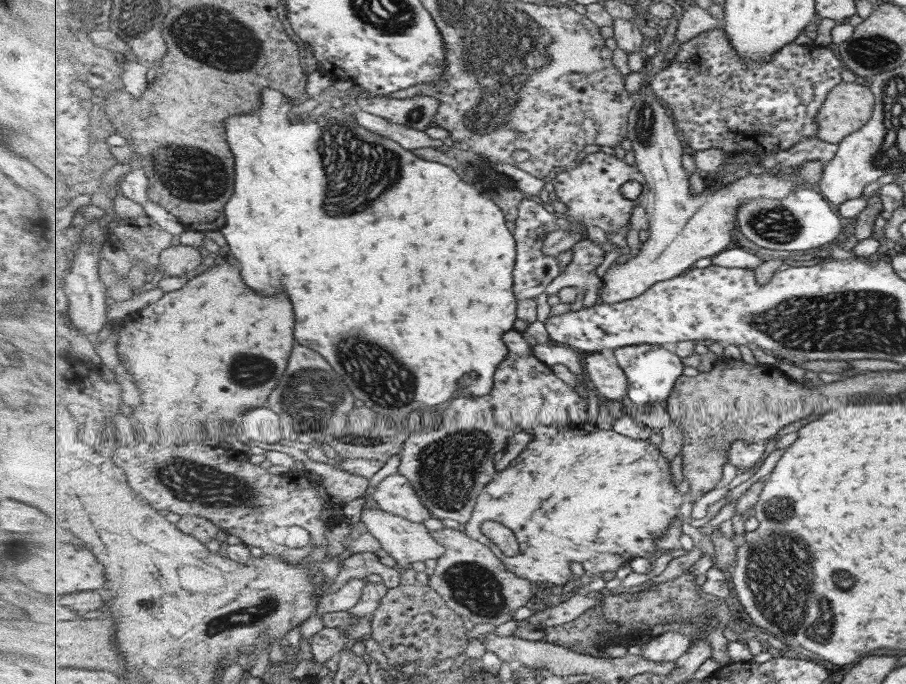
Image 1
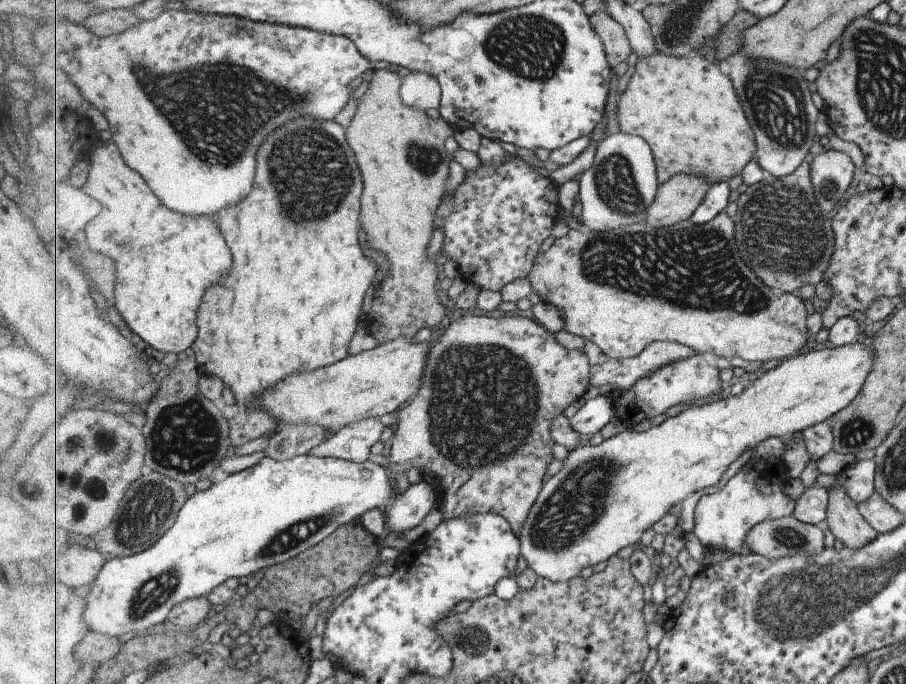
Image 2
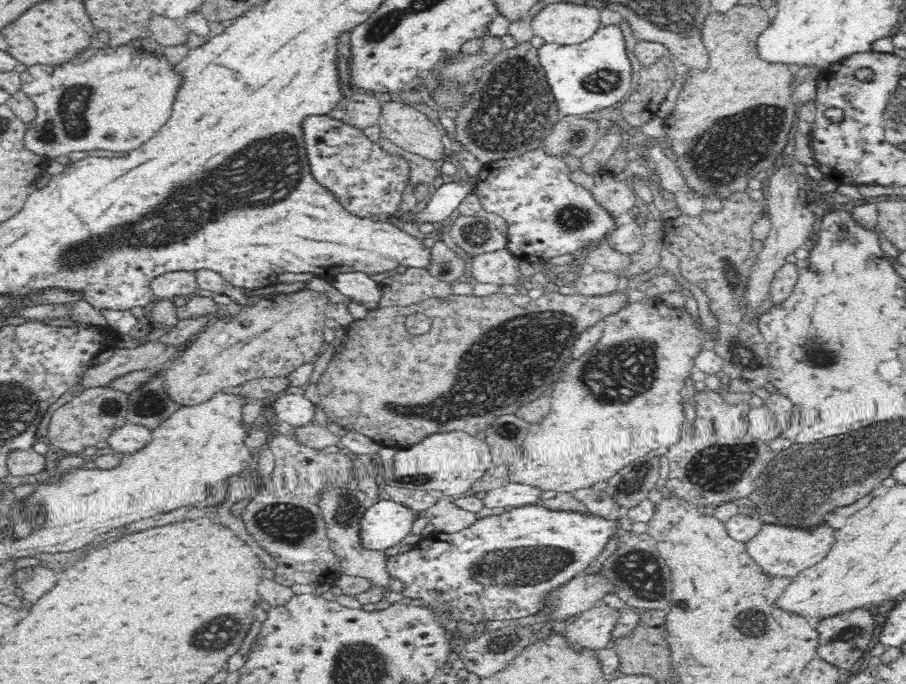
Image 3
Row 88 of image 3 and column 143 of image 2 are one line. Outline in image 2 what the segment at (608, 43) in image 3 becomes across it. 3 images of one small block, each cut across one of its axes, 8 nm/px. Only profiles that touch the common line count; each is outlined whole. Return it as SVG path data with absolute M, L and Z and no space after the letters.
M302 454L287 460L277 460L276 458L269 458L269 456L266 456L256 465L243 469L238 473L232 473L228 476L219 476L208 489L196 491L190 496L190 499L181 509L180 515L177 517L171 530L169 530L165 536L162 536L152 547L149 547L139 554L134 554L133 556L114 557L105 563L99 578L92 586L85 590L87 600L89 601L86 614L88 625L91 630L99 631L105 635L117 636L120 633L129 631L143 632L143 630L147 630L147 628L151 628L151 626L155 626L155 624L168 622L169 613L176 604L187 599L209 595L212 590L215 590L220 584L223 584L230 578L237 577L240 580L244 580L249 574L255 574L255 572L259 572L259 570L263 571L264 569L269 568L269 566L287 562L287 560L299 556L301 552L309 550L310 546L317 546L319 542L323 542L327 536L331 536L331 534L335 533L336 530L343 525L348 525L355 519L361 520L365 513L368 513L373 509L383 511L384 516L388 521L389 532L386 539L383 541L383 547L393 548L399 553L402 553L411 545L405 541L405 532L417 528L417 526L427 518L427 514L433 510L433 504L437 502L437 498L435 498L437 494L435 494L435 487L422 479L417 483L409 485L409 487L402 492L399 492L395 485L391 484L391 481L394 483L392 474L389 474L389 471L383 468L383 466L375 464L373 460L358 463L344 458L333 456L321 457L319 455L312 456L309 454Z

